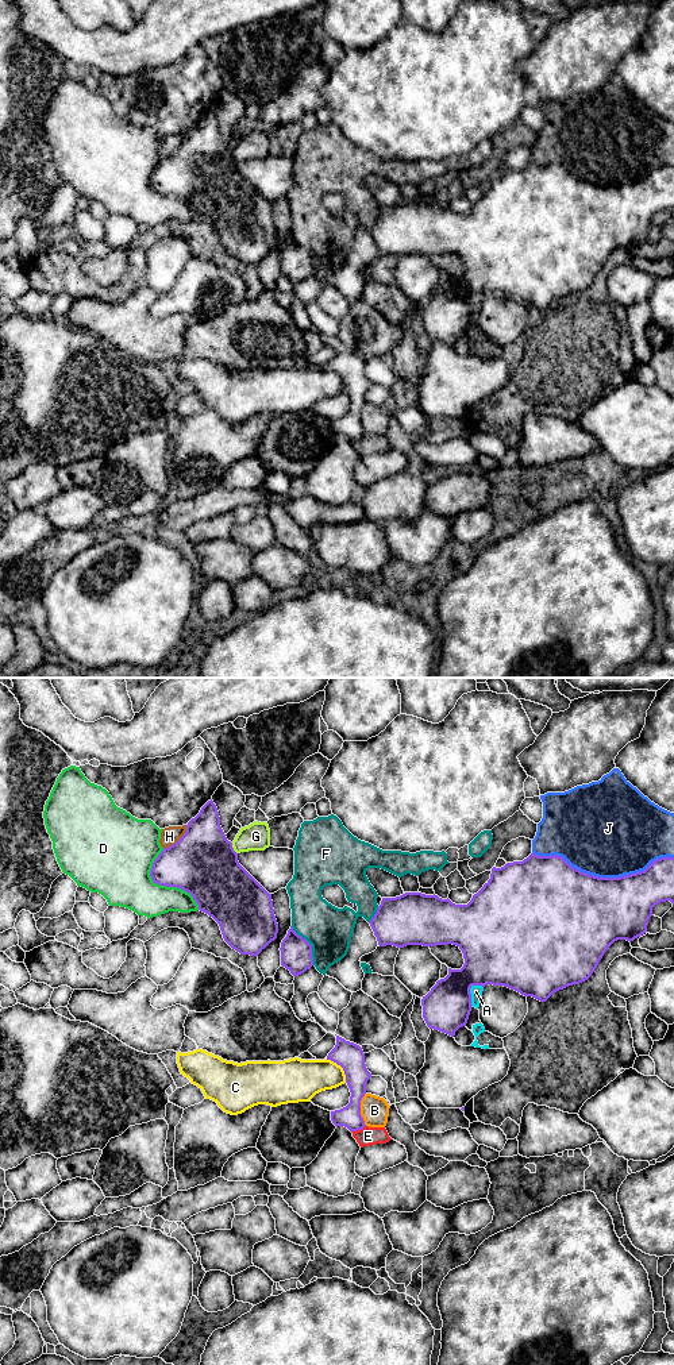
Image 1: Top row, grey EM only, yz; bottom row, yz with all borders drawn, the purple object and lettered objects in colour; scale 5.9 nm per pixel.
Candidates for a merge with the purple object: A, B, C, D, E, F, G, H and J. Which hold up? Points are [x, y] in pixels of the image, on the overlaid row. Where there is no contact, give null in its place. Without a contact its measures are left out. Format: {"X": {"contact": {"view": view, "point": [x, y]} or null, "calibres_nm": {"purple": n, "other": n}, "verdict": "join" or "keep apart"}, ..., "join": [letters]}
{"A": {"contact": {"view": "yz", "point": [469, 991]}, "calibres_nm": {"purple": 340, "other": 70}, "verdict": "keep apart"}, "B": {"contact": {"view": "yz", "point": [359, 1109]}, "calibres_nm": {"purple": 140, "other": 170}, "verdict": "keep apart"}, "C": {"contact": {"view": "yz", "point": [341, 1065]}, "calibres_nm": {"purple": 160, "other": 240}, "verdict": "keep apart"}, "D": {"contact": {"view": "yz", "point": [162, 885]}, "calibres_nm": {"purple": 360, "other": 340}, "verdict": "keep apart"}, "E": {"contact": {"view": "yz", "point": [358, 1129]}, "calibres_nm": {"purple": 130, "other": 110}, "verdict": "keep apart"}, "F": {"contact": {"view": "yz", "point": [311, 945]}, "calibres_nm": {"purple": 190, "other": 280}, "verdict": "keep apart"}, "G": {"contact": {"view": "yz", "point": [232, 848]}, "calibres_nm": {"purple": 400, "other": 160}, "verdict": "keep apart"}, "H": {"contact": {"view": "yz", "point": [178, 840]}, "calibres_nm": {"purple": 400, "other": 110}, "verdict": "keep apart"}, "J": {"contact": {"view": "yz", "point": [603, 878]}, "calibres_nm": {"purple": 480, "other": 500}, "verdict": "keep apart"}, "join": []}

